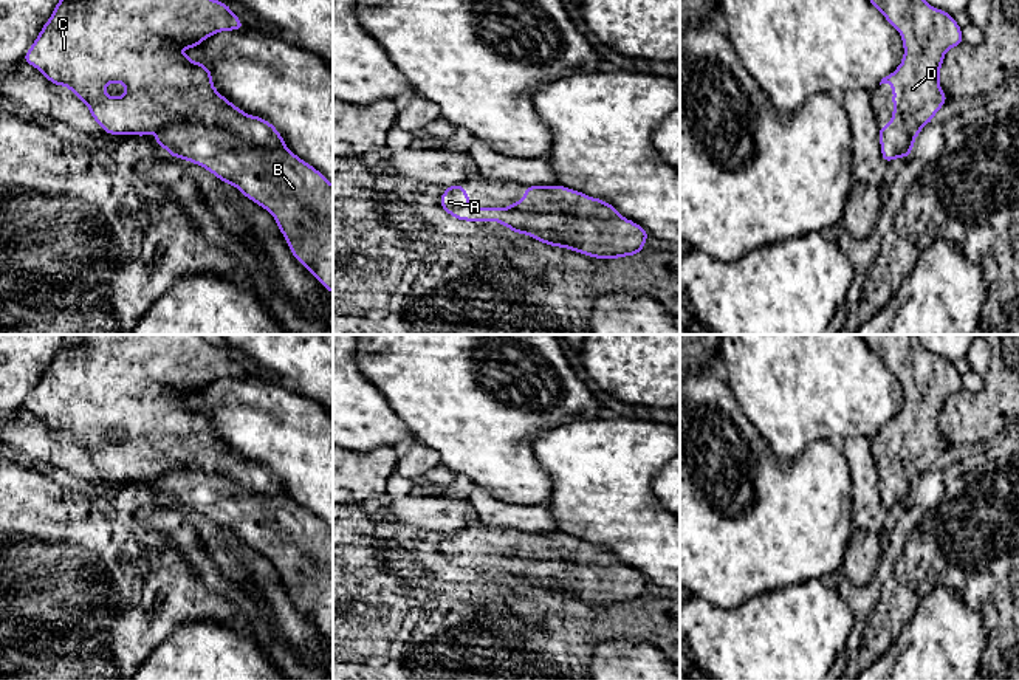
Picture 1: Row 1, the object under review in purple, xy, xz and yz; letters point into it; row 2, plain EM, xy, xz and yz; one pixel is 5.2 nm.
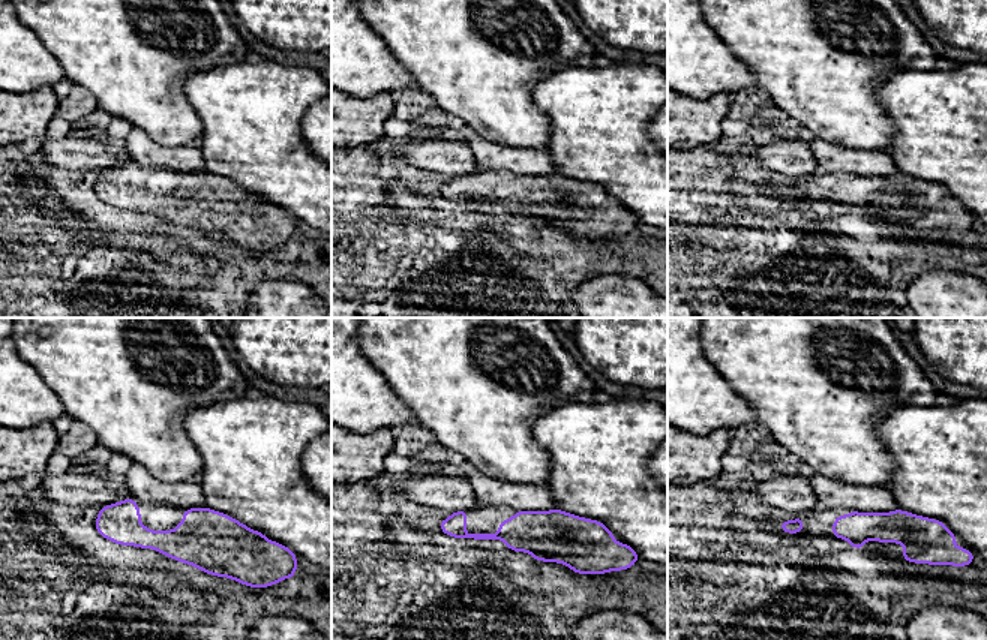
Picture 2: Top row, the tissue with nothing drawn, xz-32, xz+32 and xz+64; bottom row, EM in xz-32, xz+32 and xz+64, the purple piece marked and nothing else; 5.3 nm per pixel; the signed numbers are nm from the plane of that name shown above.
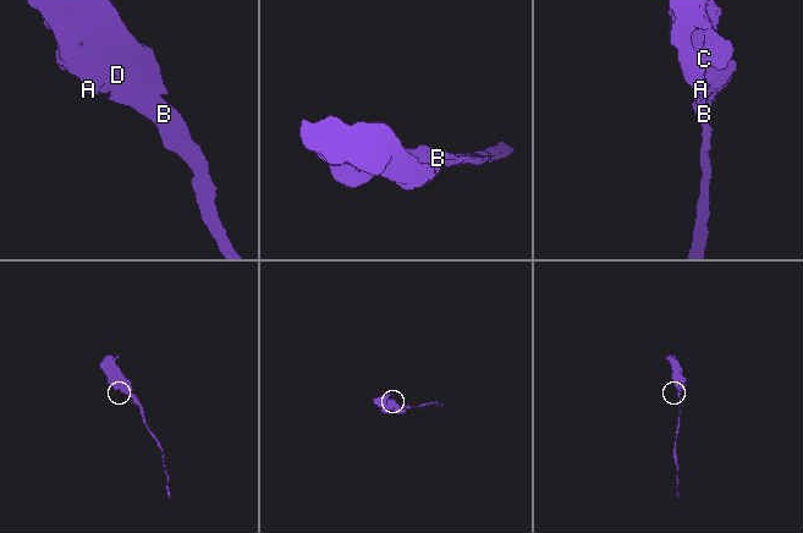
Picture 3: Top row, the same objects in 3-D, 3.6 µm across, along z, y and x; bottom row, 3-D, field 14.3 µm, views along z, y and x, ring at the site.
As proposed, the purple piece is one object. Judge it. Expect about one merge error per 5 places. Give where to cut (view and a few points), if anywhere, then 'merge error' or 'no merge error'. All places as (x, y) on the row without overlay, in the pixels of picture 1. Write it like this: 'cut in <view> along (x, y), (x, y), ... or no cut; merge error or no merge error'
no cut; no merge error

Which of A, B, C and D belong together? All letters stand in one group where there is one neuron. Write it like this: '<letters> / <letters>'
A B C D

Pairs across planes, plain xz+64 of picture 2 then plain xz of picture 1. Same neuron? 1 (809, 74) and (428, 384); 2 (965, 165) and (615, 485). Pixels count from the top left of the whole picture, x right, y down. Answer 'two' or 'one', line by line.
1: one
2: one

